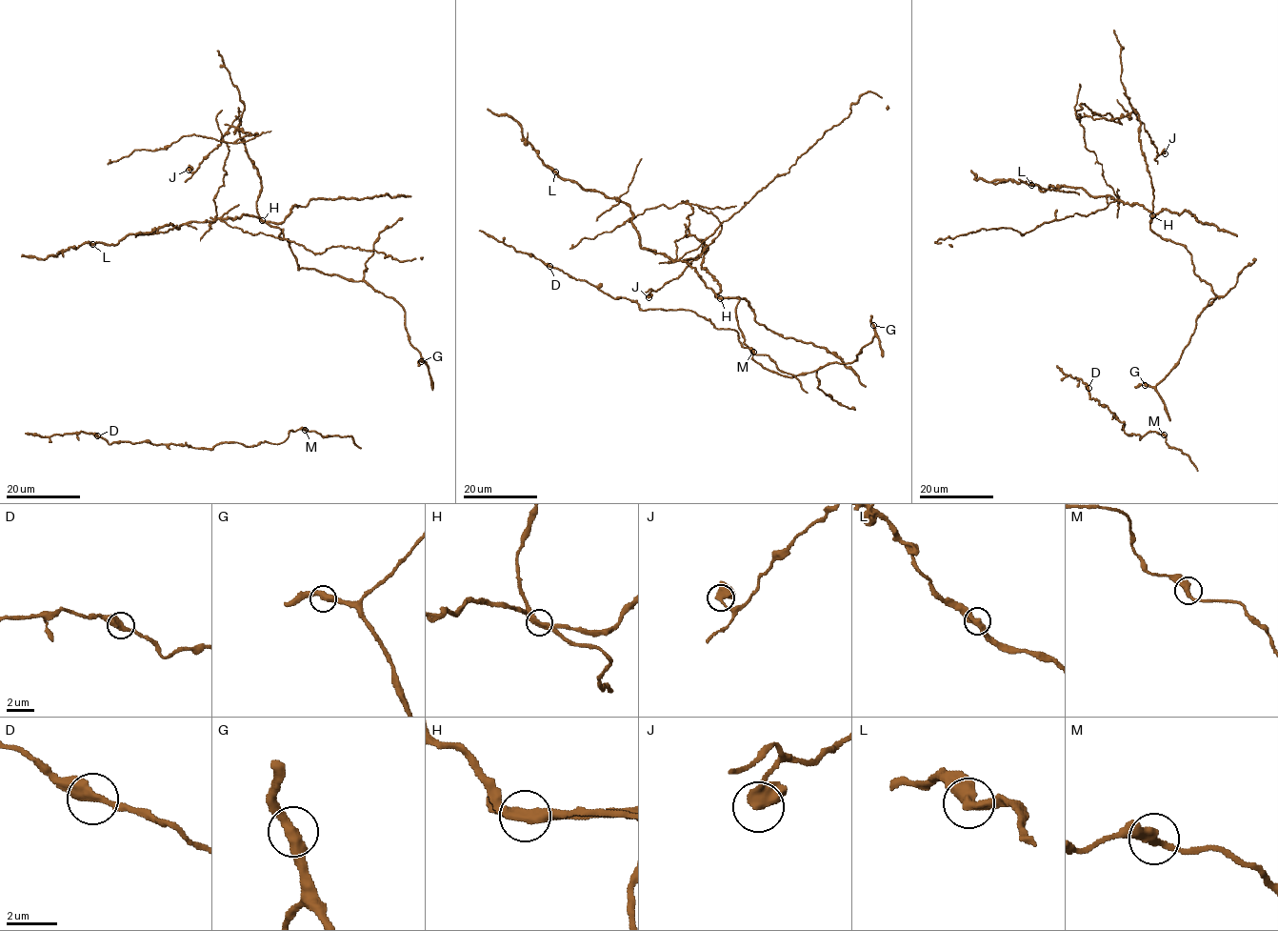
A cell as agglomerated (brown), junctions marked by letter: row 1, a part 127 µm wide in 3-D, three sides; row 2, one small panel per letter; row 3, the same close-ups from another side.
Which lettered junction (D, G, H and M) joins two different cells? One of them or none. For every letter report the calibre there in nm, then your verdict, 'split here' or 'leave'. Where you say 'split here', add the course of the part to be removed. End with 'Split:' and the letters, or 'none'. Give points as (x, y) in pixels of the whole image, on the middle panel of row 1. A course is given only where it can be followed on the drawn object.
D: 480 nm | leave
G: 440 nm | leave
H: 420 nm | split here
M: 420 nm | leave
Split: H

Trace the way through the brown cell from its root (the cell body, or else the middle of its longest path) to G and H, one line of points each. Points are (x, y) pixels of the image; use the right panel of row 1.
G: (1191, 336), (1179, 362), (1162, 380), (1153, 387), (1145, 385)
H: (1191, 336), (1197, 318), (1216, 295), (1194, 273), (1191, 256), (1183, 245), (1162, 239), (1149, 229), (1152, 216)

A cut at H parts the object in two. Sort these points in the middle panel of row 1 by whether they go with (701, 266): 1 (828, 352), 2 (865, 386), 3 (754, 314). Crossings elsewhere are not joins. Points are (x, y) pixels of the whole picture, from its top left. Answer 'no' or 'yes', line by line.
1: no
2: no
3: no

